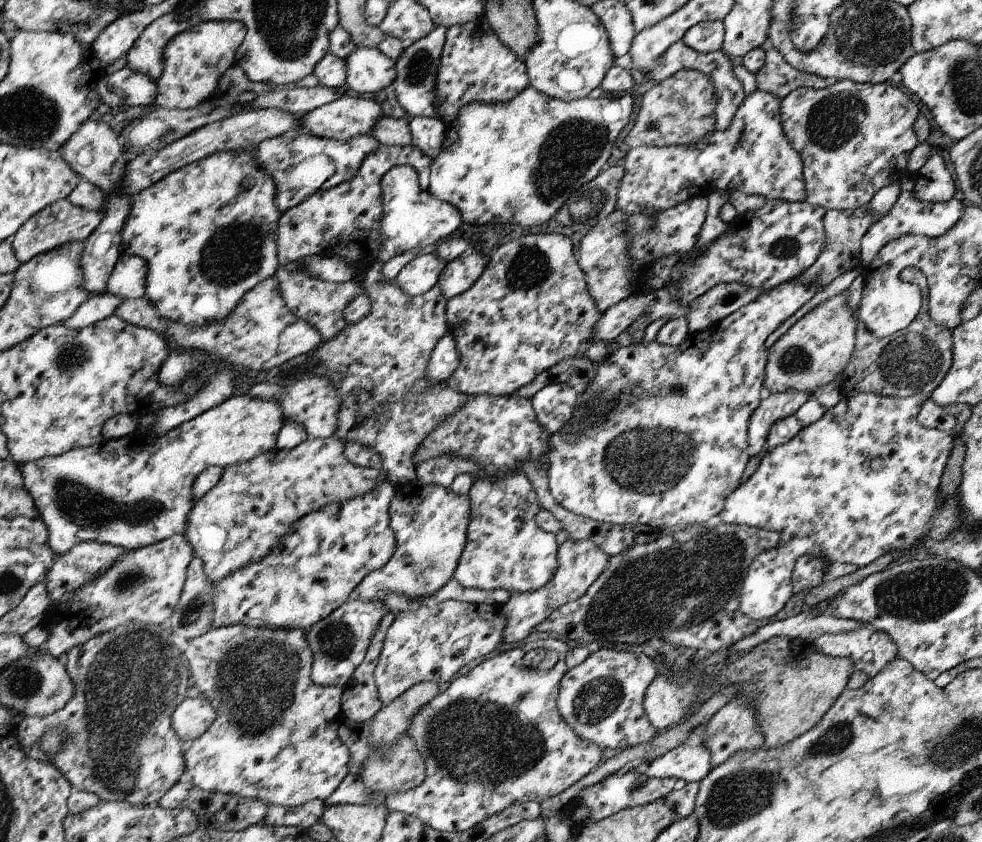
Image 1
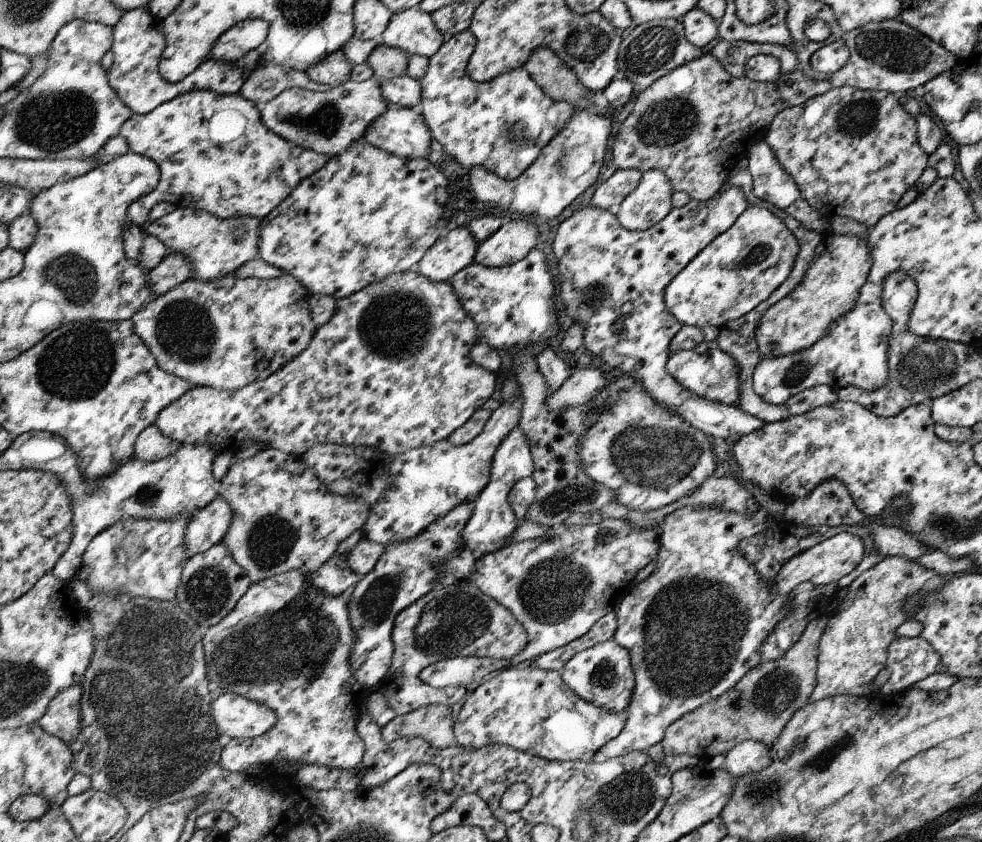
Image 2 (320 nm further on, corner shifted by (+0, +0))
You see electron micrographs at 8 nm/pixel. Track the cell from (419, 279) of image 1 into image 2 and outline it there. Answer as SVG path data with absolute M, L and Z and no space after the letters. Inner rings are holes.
M467 225L459 226L449 232L445 238L439 238L426 256L417 264L415 269L433 281L449 281L459 270L473 262L479 243L473 237L471 230Z

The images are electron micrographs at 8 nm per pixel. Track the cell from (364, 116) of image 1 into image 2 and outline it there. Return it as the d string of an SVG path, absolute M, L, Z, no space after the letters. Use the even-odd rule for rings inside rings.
M390 106L366 129L363 140L379 149L407 159L427 159L435 140L423 113L418 108Z

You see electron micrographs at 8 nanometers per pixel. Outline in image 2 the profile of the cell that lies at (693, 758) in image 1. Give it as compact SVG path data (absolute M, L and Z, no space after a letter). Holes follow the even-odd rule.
M758 741L737 744L725 754L722 769L730 771L736 778L763 771L773 763L771 746Z

